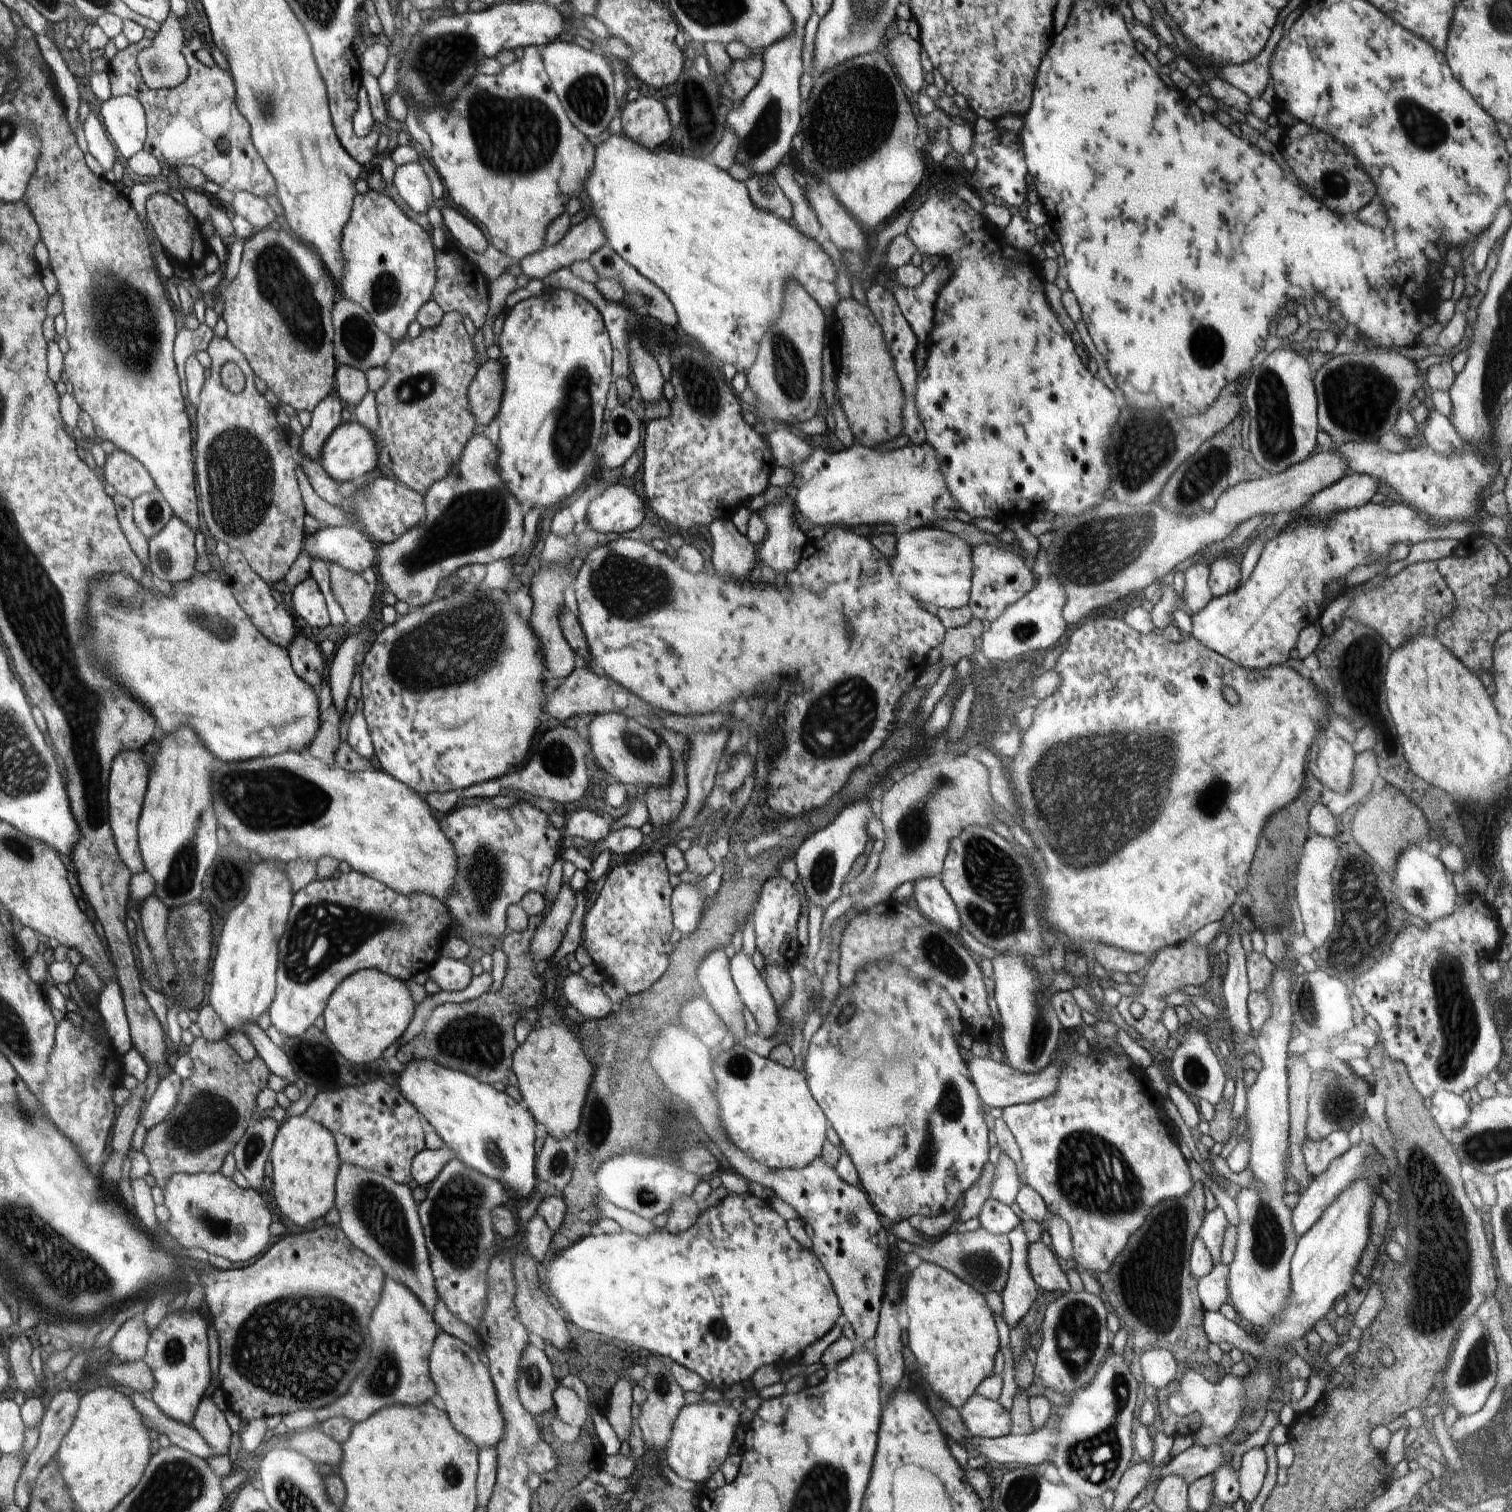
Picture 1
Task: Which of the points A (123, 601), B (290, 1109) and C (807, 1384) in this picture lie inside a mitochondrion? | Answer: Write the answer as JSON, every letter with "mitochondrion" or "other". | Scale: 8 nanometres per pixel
{"A":"mitochondrion","B":"other","C":"other"}

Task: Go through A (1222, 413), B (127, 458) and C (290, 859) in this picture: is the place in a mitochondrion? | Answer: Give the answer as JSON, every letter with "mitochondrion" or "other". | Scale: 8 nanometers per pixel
{"A":"other","B":"other","C":"other"}

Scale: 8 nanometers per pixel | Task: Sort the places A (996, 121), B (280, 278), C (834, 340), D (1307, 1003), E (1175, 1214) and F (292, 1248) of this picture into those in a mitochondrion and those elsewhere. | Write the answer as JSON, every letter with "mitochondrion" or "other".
{"A":"other","B":"mitochondrion","C":"other","D":"mitochondrion","E":"mitochondrion","F":"other"}

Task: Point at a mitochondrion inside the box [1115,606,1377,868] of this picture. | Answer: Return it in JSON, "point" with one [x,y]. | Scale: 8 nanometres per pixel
{"point":[1209,801]}

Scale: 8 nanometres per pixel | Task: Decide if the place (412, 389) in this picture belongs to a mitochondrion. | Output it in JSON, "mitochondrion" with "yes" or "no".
{"mitochondrion":"yes"}

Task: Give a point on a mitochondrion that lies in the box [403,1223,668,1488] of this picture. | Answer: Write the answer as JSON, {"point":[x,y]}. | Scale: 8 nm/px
{"point":[532,1376]}

